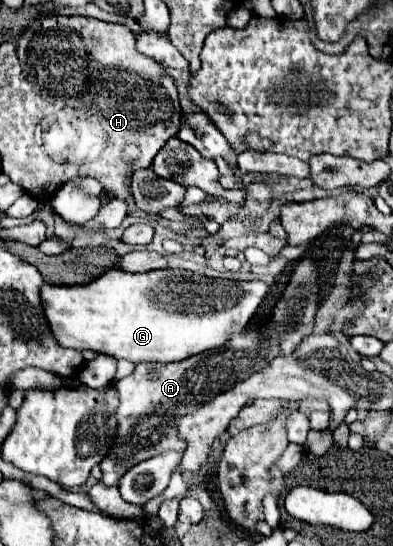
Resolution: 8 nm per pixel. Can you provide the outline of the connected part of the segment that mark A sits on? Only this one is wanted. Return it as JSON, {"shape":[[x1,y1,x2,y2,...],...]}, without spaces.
{"shape":[[311,258,299,260,299,264,295,266,289,278,287,288,283,290,279,302,271,312,265,330,237,332,235,336,231,336,227,344,223,344,223,348,201,352,189,356,187,360,169,362,169,364,141,362,135,366,133,374,117,380,115,388,121,400,117,410,119,432,115,444,111,446,111,452,101,462,101,470,103,470,101,482,105,486,115,486,117,480,137,462,159,456,167,450,181,452,185,444,177,438,177,430,173,424,177,416,201,408,205,402,213,400,219,392,233,388,239,380,245,380,253,372,265,368,273,358,291,354,297,348,297,344,313,332,315,312,319,304,317,276,319,276,319,268]]}

